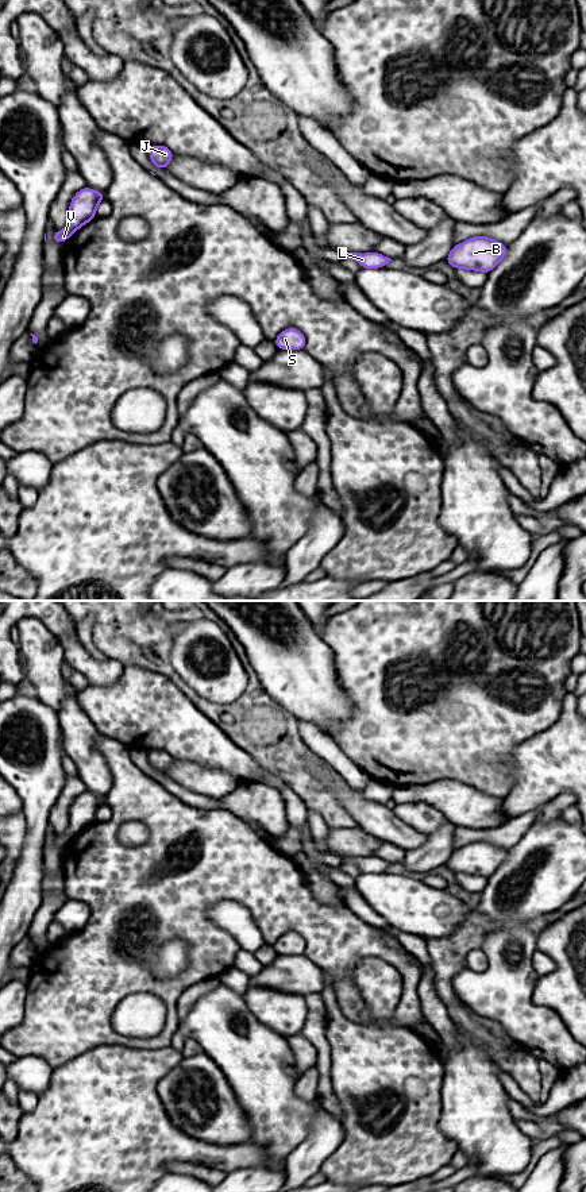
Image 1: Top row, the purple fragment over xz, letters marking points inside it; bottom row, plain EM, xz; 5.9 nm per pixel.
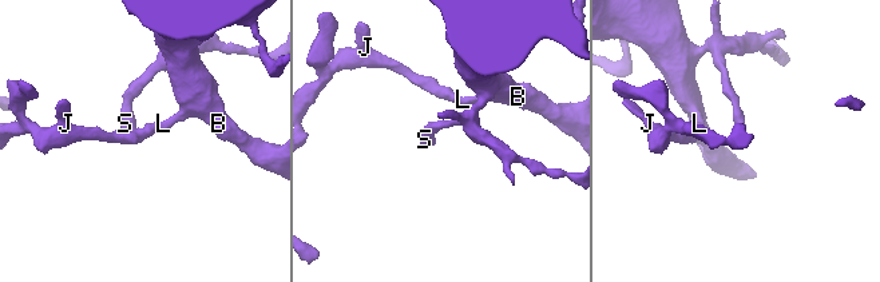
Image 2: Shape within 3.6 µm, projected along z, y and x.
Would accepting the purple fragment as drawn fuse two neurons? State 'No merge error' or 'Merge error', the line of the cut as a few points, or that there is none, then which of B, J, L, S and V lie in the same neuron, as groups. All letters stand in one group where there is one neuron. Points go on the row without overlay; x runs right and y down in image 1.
No merge error. No split. Groups: B J L S V

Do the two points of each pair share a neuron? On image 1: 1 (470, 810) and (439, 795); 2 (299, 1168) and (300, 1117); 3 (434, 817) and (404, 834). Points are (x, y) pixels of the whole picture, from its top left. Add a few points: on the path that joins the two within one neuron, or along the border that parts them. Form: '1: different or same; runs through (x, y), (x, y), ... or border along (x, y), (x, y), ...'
1: same; runs through (462, 805), (447, 795)
2: different; border along (313, 1115), (311, 1133), (288, 1154), (282, 1169)
3: different; border along (392, 809), (403, 821), (424, 834)

